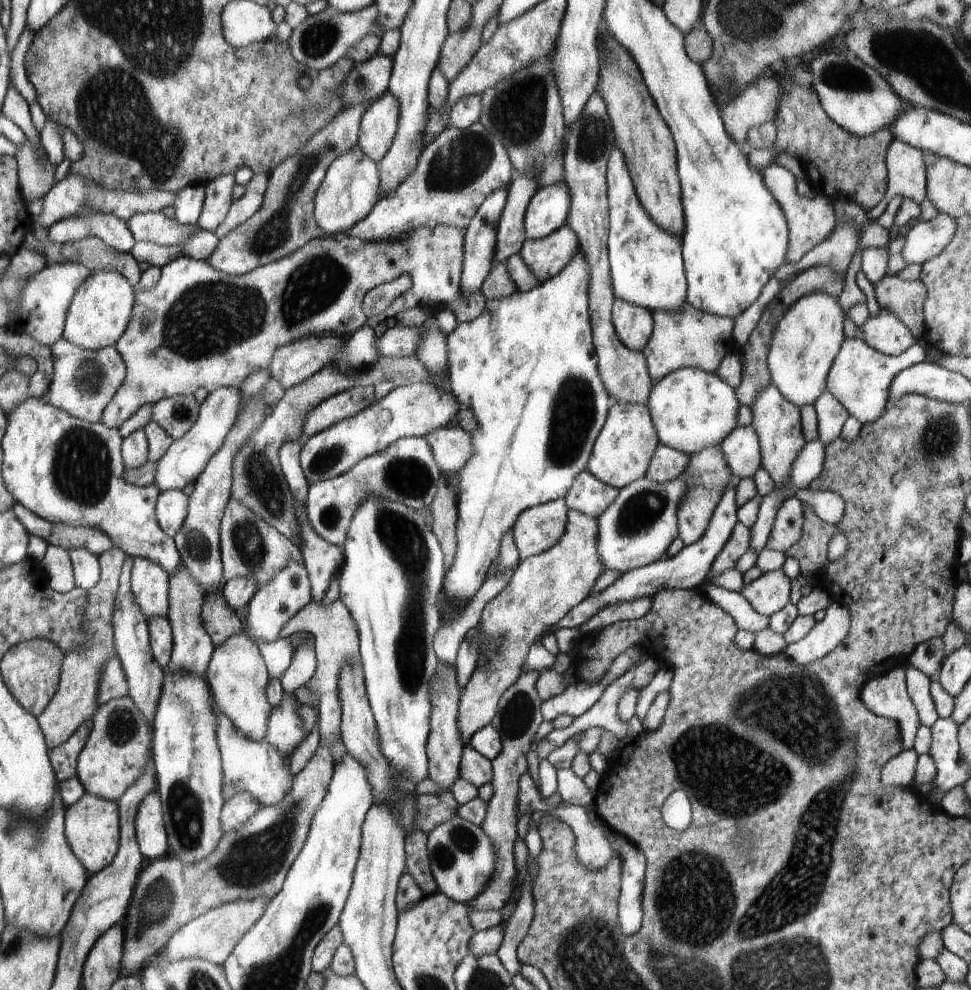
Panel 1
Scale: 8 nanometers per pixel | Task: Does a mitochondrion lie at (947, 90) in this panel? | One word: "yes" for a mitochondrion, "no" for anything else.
yes

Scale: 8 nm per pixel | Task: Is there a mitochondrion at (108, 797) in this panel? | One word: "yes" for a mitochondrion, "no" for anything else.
no

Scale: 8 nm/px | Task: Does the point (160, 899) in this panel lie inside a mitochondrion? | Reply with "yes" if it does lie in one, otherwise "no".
yes

